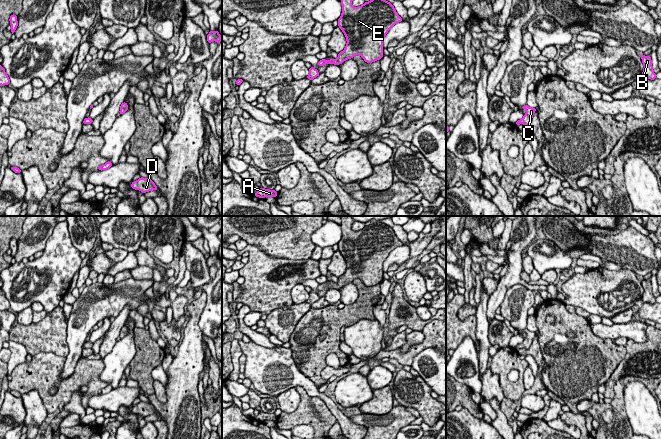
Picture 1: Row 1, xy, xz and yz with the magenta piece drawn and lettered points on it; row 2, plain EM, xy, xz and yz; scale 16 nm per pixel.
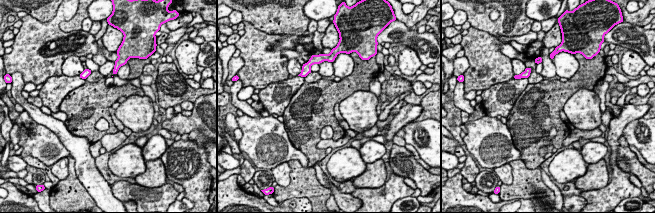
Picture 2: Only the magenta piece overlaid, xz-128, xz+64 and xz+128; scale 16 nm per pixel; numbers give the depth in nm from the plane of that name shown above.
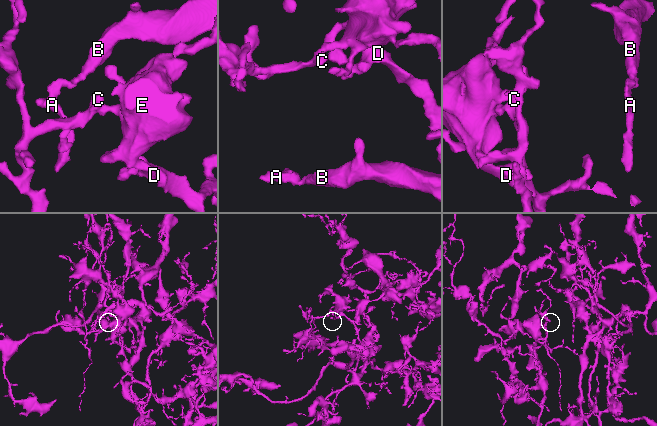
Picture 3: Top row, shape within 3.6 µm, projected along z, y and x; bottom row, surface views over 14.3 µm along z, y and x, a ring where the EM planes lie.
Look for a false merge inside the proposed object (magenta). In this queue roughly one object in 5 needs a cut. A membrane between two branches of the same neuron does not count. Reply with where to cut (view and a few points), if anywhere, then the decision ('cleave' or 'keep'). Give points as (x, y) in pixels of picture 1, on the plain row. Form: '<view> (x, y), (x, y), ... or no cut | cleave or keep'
no cut | keep

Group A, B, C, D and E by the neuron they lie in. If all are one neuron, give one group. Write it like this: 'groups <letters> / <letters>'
groups A B C D E

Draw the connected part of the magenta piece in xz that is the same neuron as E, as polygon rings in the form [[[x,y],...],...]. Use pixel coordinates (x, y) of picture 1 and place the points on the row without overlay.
[[[351,216],[341,217],[342,238],[338,250],[346,260],[345,273],[338,277],[337,283],[319,284],[318,290],[327,287],[339,289],[345,284],[360,279],[365,286],[372,287],[383,281],[383,263],[388,255],[403,243],[394,230],[380,222],[373,221],[359,231],[352,230],[354,220]]]

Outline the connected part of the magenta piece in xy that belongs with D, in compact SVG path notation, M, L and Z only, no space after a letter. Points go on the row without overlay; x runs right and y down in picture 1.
M143 401L132 406L131 411L135 414L140 414L142 417L146 417L152 414L158 414L158 411L151 403Z

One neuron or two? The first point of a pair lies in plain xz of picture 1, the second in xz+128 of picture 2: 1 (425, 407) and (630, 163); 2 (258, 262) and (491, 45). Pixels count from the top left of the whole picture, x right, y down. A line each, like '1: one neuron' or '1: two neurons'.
1: one neuron
2: one neuron

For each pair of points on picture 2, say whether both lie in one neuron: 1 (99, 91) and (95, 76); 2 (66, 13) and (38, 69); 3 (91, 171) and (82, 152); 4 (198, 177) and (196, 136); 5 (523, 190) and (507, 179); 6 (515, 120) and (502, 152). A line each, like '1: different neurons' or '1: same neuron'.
1: different neurons
2: same neuron
3: same neuron
4: different neurons
5: different neurons
6: different neurons

